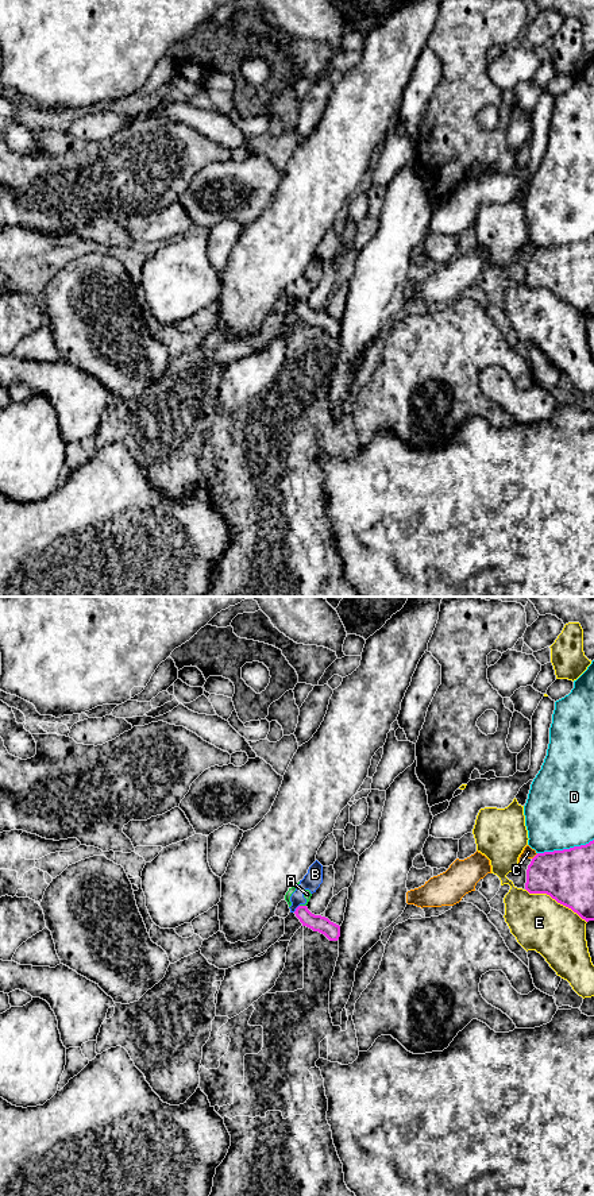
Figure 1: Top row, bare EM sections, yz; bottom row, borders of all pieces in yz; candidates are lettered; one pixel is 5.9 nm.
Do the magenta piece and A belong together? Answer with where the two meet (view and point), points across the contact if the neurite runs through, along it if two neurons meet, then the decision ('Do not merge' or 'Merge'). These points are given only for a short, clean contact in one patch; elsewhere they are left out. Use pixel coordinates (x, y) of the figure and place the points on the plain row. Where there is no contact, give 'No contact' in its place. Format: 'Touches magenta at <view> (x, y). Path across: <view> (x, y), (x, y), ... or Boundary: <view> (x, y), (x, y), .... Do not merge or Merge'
Touches magenta at yz (303, 301). Boundary: yz (300, 300), (305, 301). Do not merge

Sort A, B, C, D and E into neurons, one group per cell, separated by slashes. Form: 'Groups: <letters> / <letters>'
Groups: A B / C / D / E

